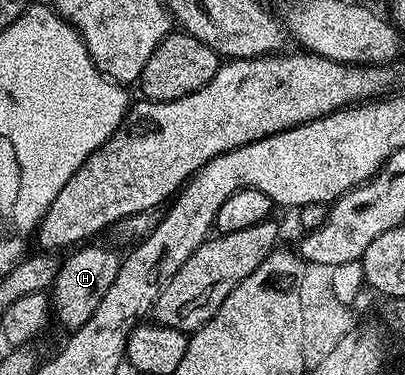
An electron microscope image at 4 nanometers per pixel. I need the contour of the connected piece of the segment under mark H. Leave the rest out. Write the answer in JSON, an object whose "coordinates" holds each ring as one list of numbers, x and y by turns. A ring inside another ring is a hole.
{"coordinates":[[84,244,73,249,72,254,60,263,60,271,56,273,56,278,50,287,50,310,56,318,65,326,65,331,75,332,94,316,94,308,106,296,110,284,114,284,114,276,118,276,122,258,115,254,108,246,92,246,96,244]]}

